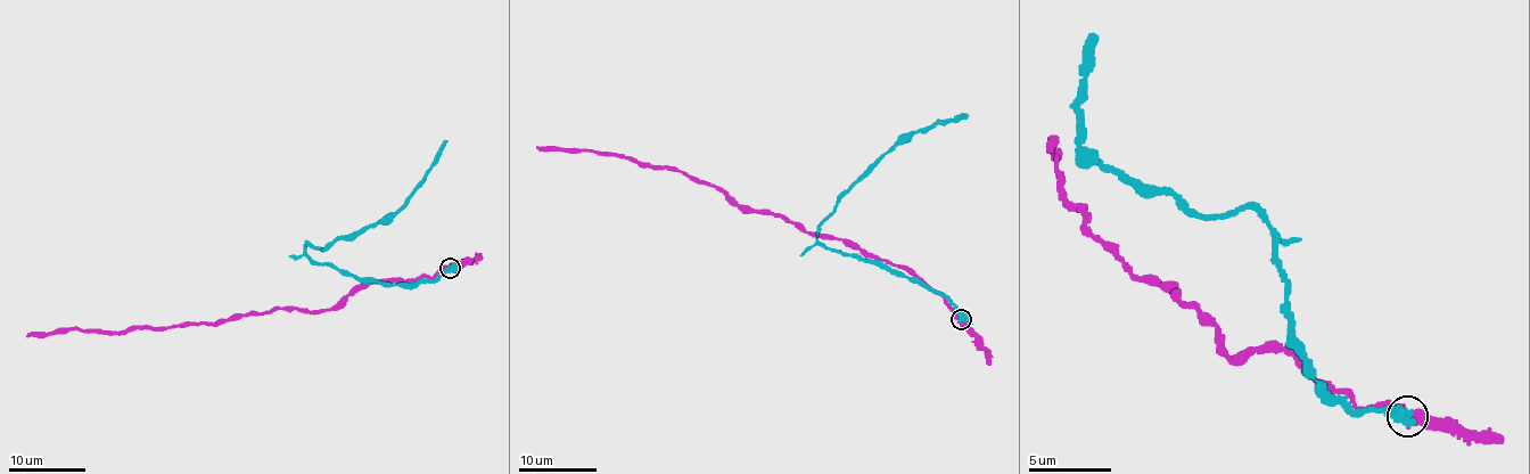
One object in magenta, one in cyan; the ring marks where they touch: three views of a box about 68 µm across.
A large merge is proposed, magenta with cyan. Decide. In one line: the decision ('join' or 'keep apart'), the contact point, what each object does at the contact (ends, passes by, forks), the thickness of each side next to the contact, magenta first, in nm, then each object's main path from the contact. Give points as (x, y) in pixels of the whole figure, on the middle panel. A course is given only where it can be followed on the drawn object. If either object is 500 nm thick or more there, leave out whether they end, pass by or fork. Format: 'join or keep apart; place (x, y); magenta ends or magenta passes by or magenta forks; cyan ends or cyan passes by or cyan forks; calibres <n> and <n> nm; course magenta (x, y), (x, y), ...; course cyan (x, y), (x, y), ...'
keep apart; place (961, 319); calibres 500 and 460 nm; course magenta (961, 320), (914, 275), (841, 239), (811, 235), (783, 218), (746, 211), (715, 187), (676, 170), (537, 147); course cyan (961, 318), (943, 293), (831, 250), (817, 239), (817, 228), (897, 144), (913, 132), (968, 115)

